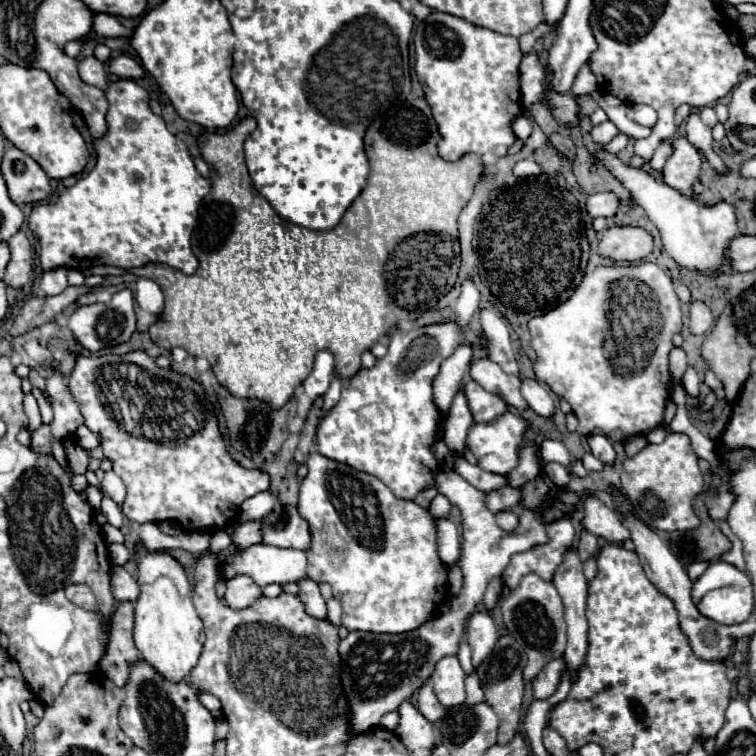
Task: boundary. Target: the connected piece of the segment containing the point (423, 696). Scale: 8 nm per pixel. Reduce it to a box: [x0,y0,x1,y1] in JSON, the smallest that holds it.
[418,683,444,721]

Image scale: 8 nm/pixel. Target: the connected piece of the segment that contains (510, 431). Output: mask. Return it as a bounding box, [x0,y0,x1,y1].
[466,413,524,475]

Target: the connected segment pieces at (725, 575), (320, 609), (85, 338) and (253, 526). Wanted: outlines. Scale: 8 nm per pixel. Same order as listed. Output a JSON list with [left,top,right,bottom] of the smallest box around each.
[[692,559,754,625],[296,579,326,619],[68,289,136,351],[232,521,262,549]]

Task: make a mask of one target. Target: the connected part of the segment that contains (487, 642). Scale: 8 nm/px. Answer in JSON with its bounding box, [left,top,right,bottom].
[466,611,498,667]

